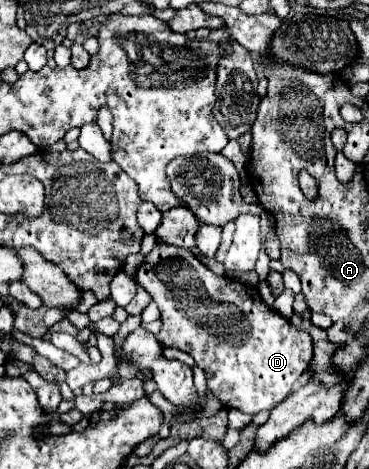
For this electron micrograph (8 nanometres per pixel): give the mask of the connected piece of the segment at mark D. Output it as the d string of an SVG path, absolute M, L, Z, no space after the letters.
M156 243L156 247L150 253L150 259L152 255L158 255L158 261L154 265L146 261L138 269L134 281L140 283L150 293L150 297L156 301L162 313L162 331L158 335L160 345L178 347L180 351L192 355L196 365L204 369L208 387L228 409L238 409L244 413L260 413L264 409L268 411L274 409L284 397L288 397L292 385L306 371L312 359L310 335L306 331L298 331L294 325L290 325L288 319L270 309L260 299L256 287L248 287L244 283L228 281L226 277L214 275L188 249Z

